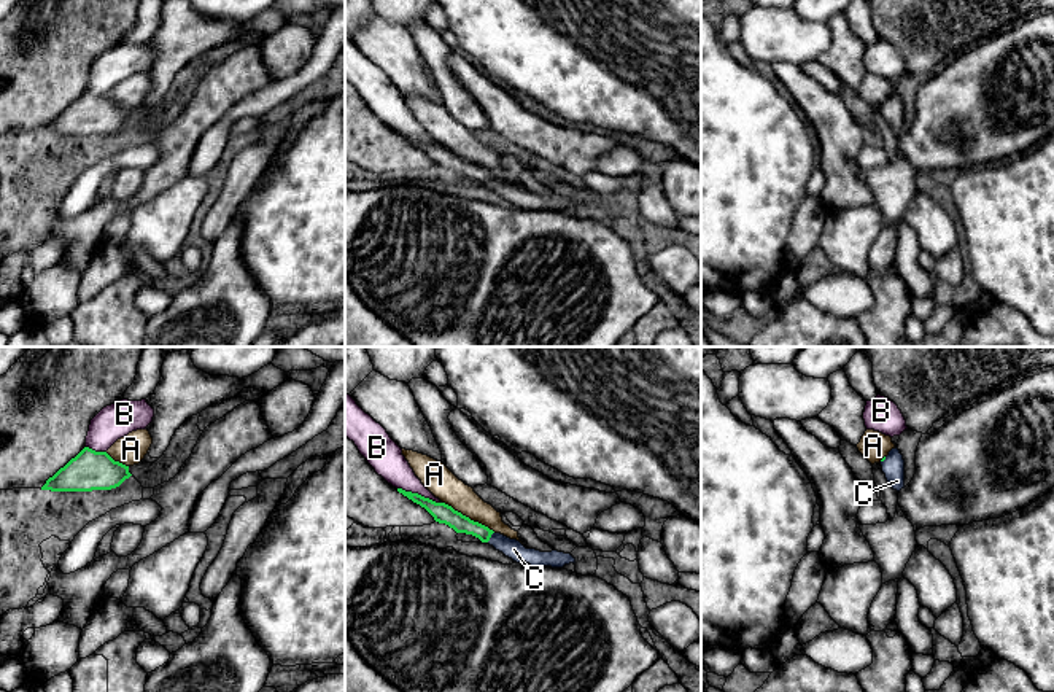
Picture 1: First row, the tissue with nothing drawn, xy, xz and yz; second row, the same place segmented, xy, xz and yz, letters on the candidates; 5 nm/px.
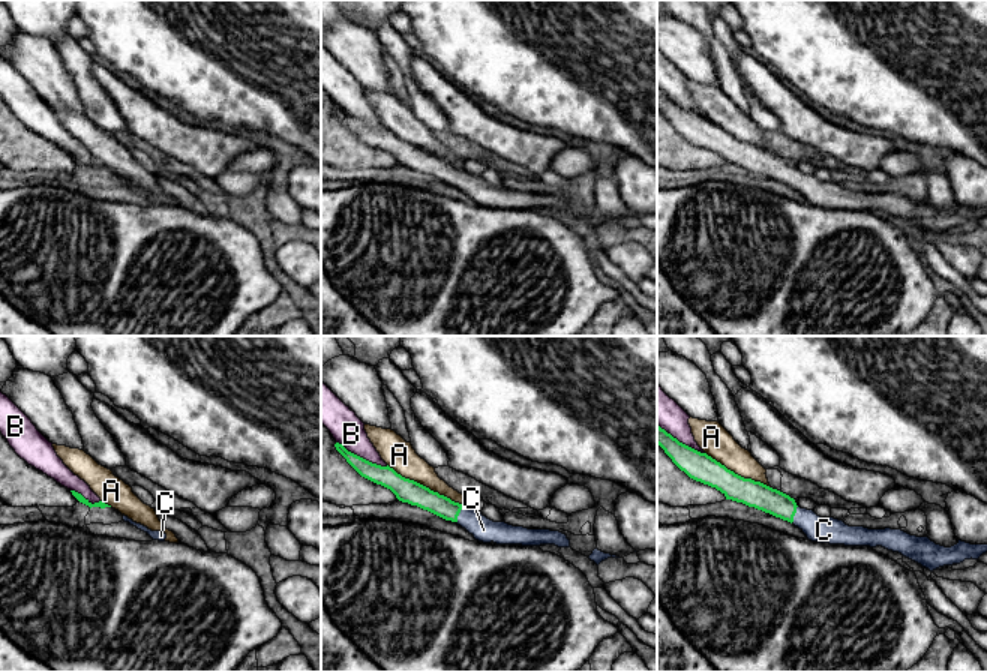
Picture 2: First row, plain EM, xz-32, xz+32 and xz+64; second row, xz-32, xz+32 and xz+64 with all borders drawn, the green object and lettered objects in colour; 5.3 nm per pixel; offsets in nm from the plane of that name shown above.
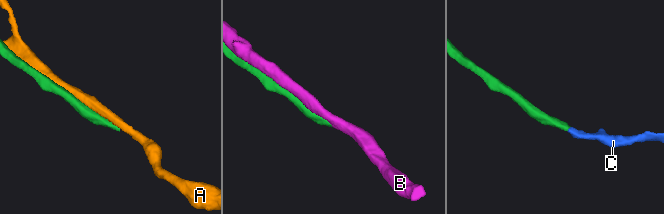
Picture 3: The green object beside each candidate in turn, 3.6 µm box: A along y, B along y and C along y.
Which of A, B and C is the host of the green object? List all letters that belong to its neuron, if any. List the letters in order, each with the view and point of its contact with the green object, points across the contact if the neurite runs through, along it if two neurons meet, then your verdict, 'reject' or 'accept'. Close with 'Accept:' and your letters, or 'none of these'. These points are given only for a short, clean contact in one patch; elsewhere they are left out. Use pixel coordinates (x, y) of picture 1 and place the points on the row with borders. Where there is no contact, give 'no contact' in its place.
A: meets green in xz at (468, 517); reject
B: meets green in xz at (420, 495); reject
C: meets green in xz at (490, 536); runs through xz (461, 524), (490, 536), (514, 549); accept
Accept: C

